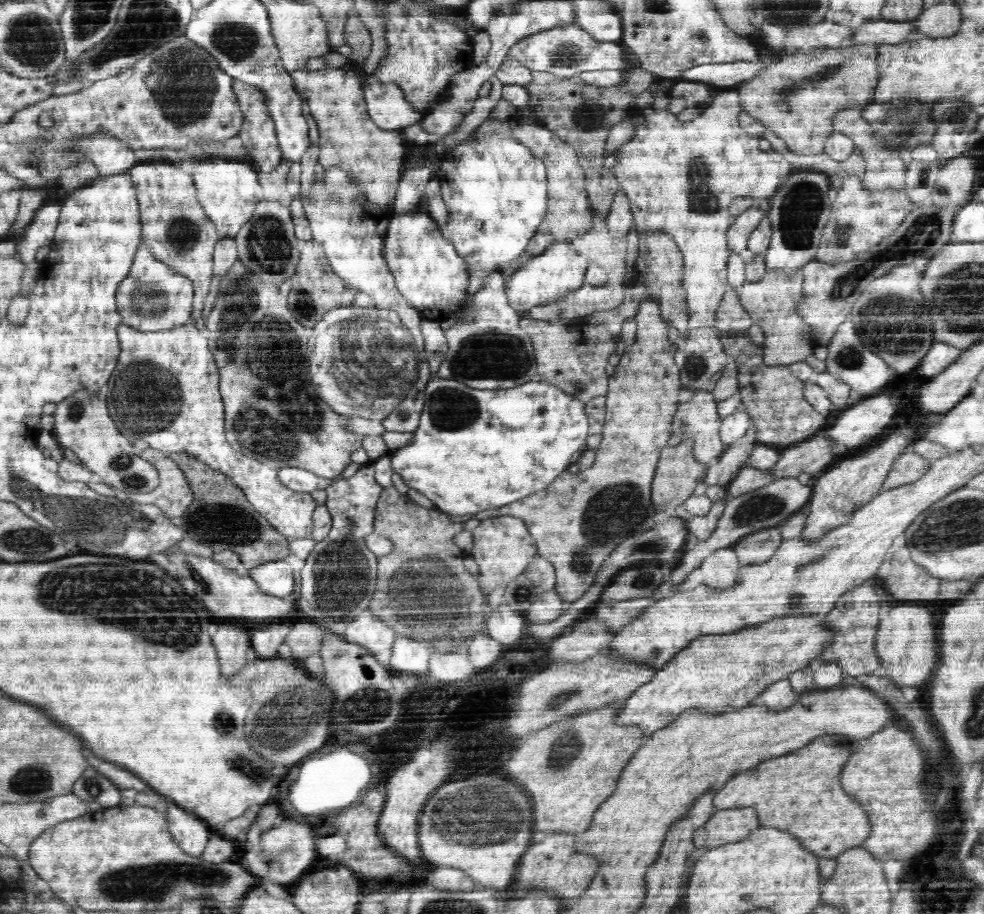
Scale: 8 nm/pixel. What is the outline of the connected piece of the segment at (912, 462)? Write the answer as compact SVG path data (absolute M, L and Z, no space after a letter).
M910 451L902 453L900 458L894 461L894 466L882 482L880 490L887 491L918 480L928 470L928 464L930 464L930 460L922 458L918 454Z

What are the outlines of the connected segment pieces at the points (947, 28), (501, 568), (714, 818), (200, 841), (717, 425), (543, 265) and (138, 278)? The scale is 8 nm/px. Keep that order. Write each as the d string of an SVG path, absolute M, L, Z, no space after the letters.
M952 1L924 6L922 13L912 22L915 37L942 38L958 32L962 22L960 8Z
M490 518L490 520L484 520L476 530L474 530L474 550L471 550L469 554L474 558L474 560L479 565L479 572L482 574L479 575L478 580L480 584L484 586L484 590L488 592L488 602L492 608L500 606L504 600L504 590L506 586L516 578L519 574L525 572L526 567L532 562L534 555L537 553L537 546L534 539L528 534L524 524L518 520L518 518Z
M732 806L710 812L706 822L696 829L693 839L695 848L723 846L737 842L748 835L750 830L758 828L758 814L754 808Z
M176 803L168 804L166 812L166 820L170 826L171 836L182 850L190 855L201 856L204 846L209 842L208 826L204 822L200 822L194 814L190 814L187 810L182 810Z
M700 389L688 402L679 404L676 408L676 414L674 414L674 420L672 420L672 434L670 434L667 446L676 446L684 438L694 436L696 458L700 462L714 462L726 448L726 444L719 436L723 418L718 412L717 402L714 392Z
M557 242L549 246L542 254L531 258L507 282L507 295L510 304L518 311L529 310L538 304L552 302L554 298L566 294L572 288L578 288L585 282L587 260L580 256L571 242Z
M142 244L129 275L118 287L116 298L124 323L140 330L160 330L191 322L192 292L192 283L185 276L162 264Z

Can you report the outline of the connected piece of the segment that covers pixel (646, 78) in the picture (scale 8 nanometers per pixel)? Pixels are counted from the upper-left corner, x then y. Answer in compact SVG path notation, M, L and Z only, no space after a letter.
M641 66L626 72L625 81L617 87L600 87L582 80L579 75L567 79L559 79L553 74L532 71L533 79L525 86L528 92L526 106L529 112L536 116L536 120L553 130L560 138L569 142L575 152L579 165L585 173L585 185L589 200L599 216L607 216L610 202L616 194L618 179L615 169L605 165L609 151L607 140L610 129L618 124L628 110L634 107L638 93L647 90L658 76Z

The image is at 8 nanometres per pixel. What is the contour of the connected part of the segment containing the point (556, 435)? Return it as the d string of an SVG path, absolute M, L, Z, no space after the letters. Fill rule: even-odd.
M423 320L421 331L425 342L421 356L431 373L427 401L412 442L393 452L393 470L450 515L506 506L552 484L570 466L572 454L586 446L590 422L585 402L540 380L512 390L479 390L442 378L440 366L449 349L445 330L437 322ZM474 410L480 418L472 430L460 432L464 420L474 418Z

